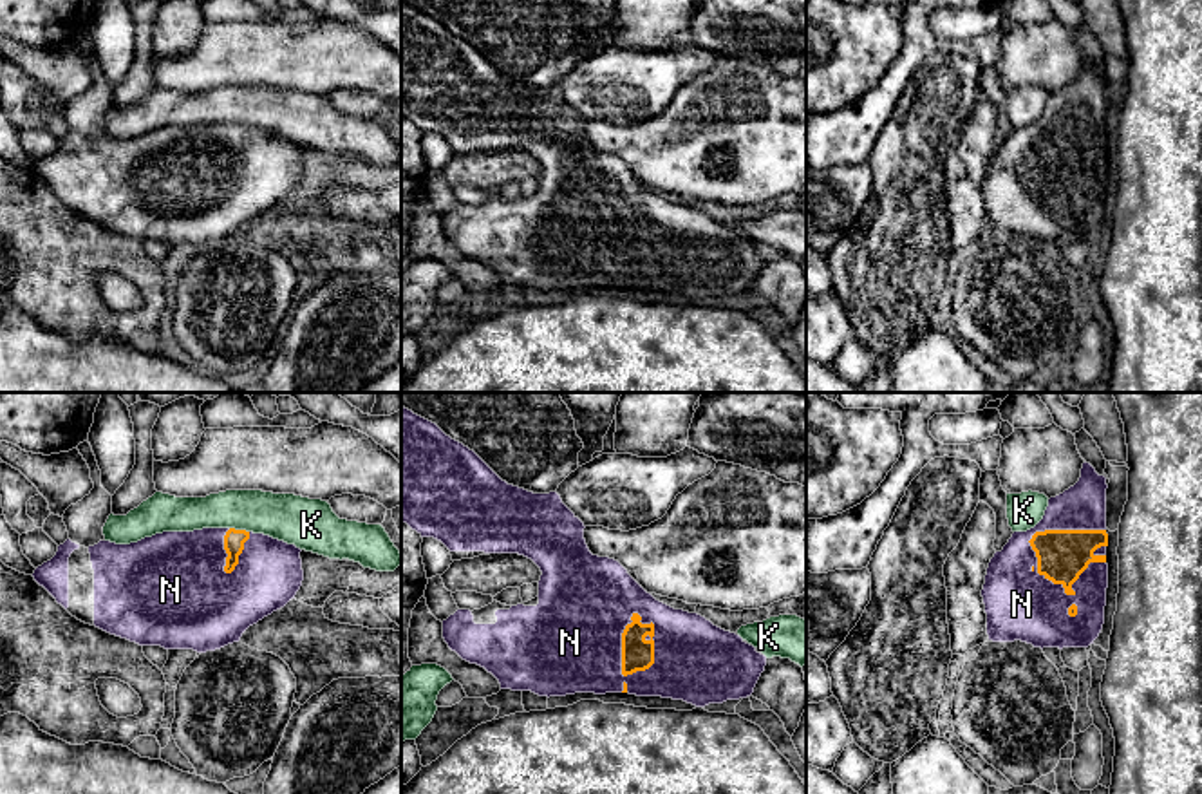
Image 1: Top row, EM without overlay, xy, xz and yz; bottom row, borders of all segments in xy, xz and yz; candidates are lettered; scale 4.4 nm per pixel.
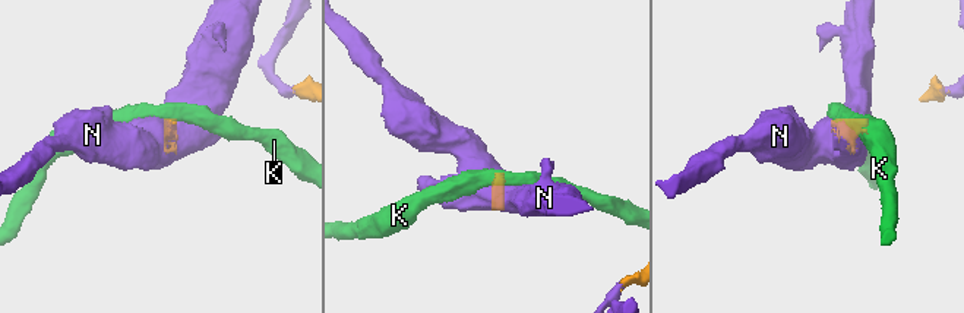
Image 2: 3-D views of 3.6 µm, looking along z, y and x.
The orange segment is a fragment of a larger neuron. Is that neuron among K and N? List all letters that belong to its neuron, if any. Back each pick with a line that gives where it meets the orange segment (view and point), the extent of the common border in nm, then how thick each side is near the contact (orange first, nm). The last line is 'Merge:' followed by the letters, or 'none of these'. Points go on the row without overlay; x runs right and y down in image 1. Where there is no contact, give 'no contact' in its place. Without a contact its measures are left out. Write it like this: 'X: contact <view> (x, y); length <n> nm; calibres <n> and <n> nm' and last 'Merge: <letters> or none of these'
N: contact yz (1051, 125); length 380 nm; calibres 220 and 200 nm
Merge: N

